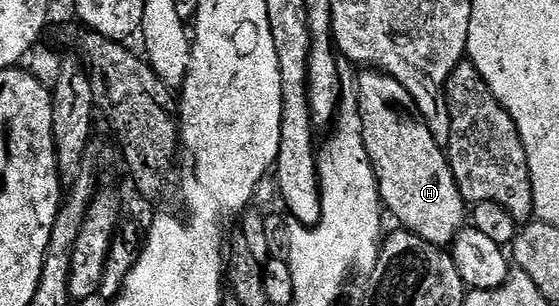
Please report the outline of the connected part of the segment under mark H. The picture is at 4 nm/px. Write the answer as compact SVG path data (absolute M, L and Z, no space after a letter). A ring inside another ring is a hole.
M375 68L363 73L358 78L360 115L366 152L380 185L381 203L403 229L435 246L447 247L455 242L466 222L466 203L454 180L447 153L420 117L416 102L401 82Z

